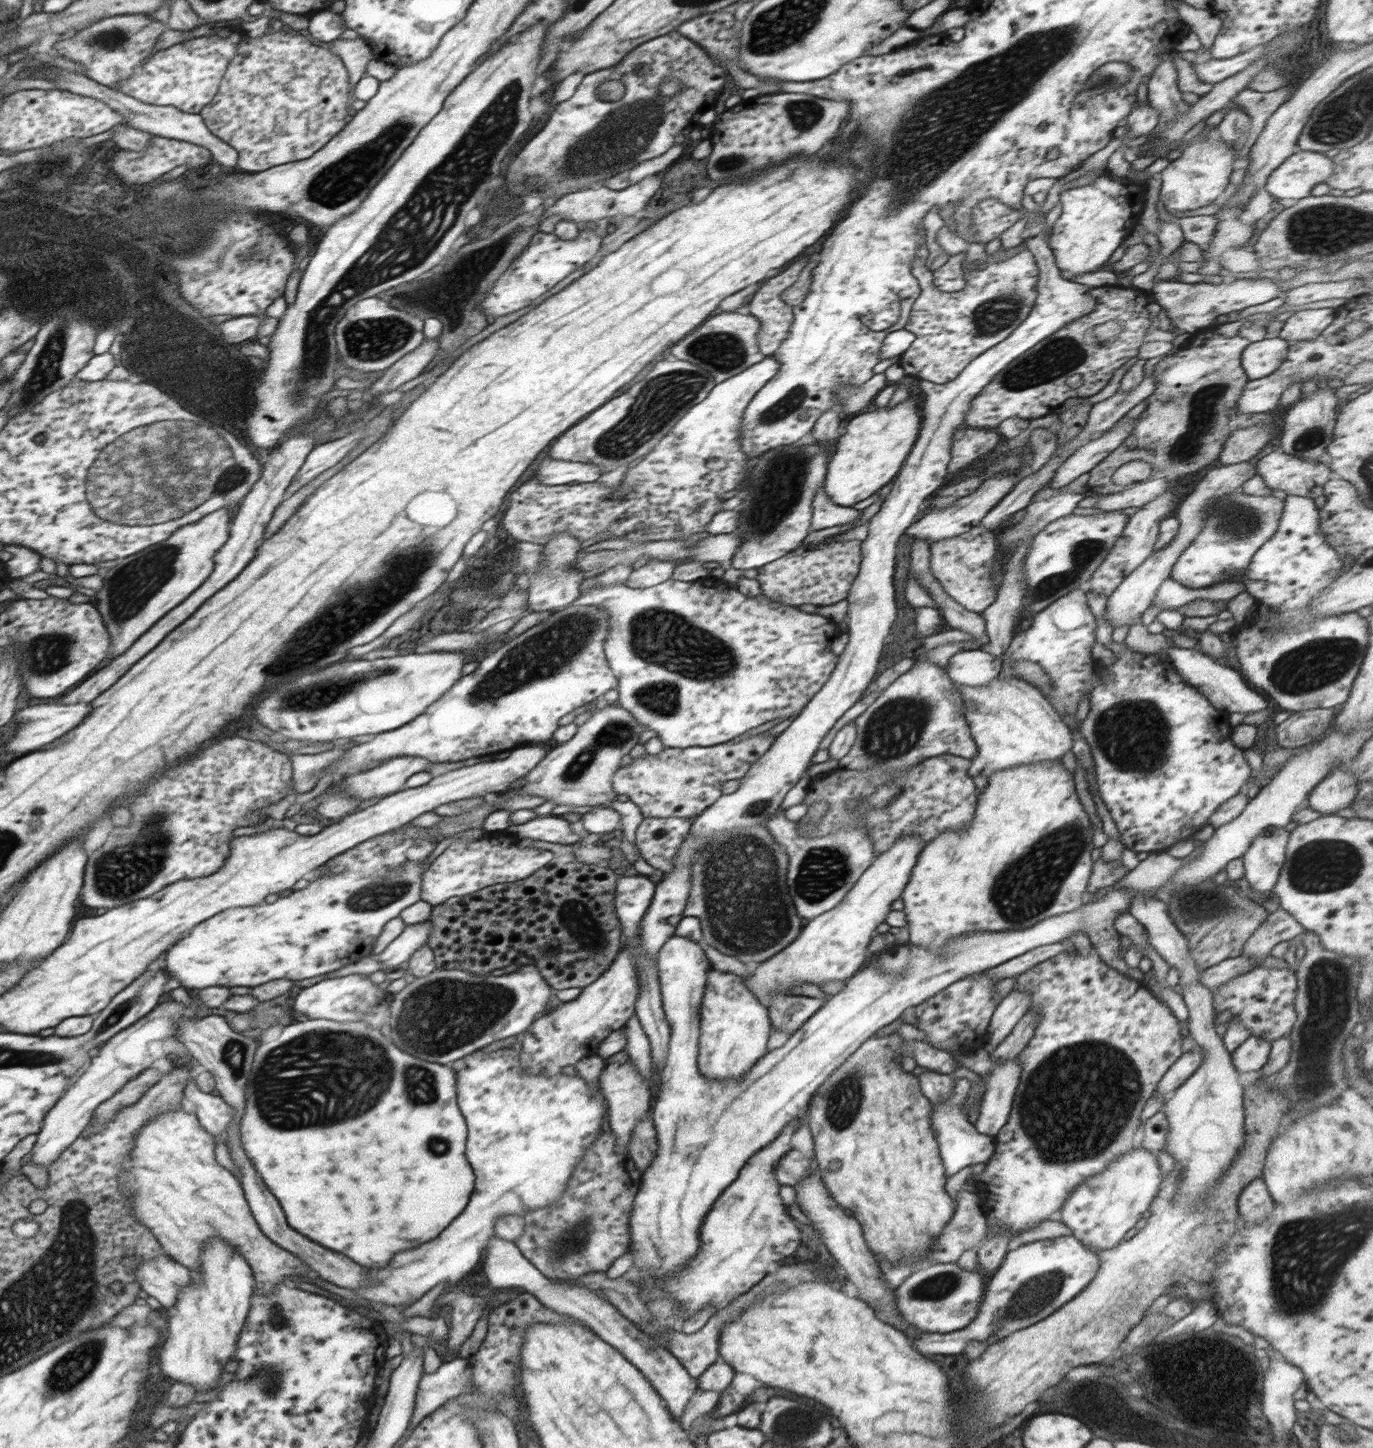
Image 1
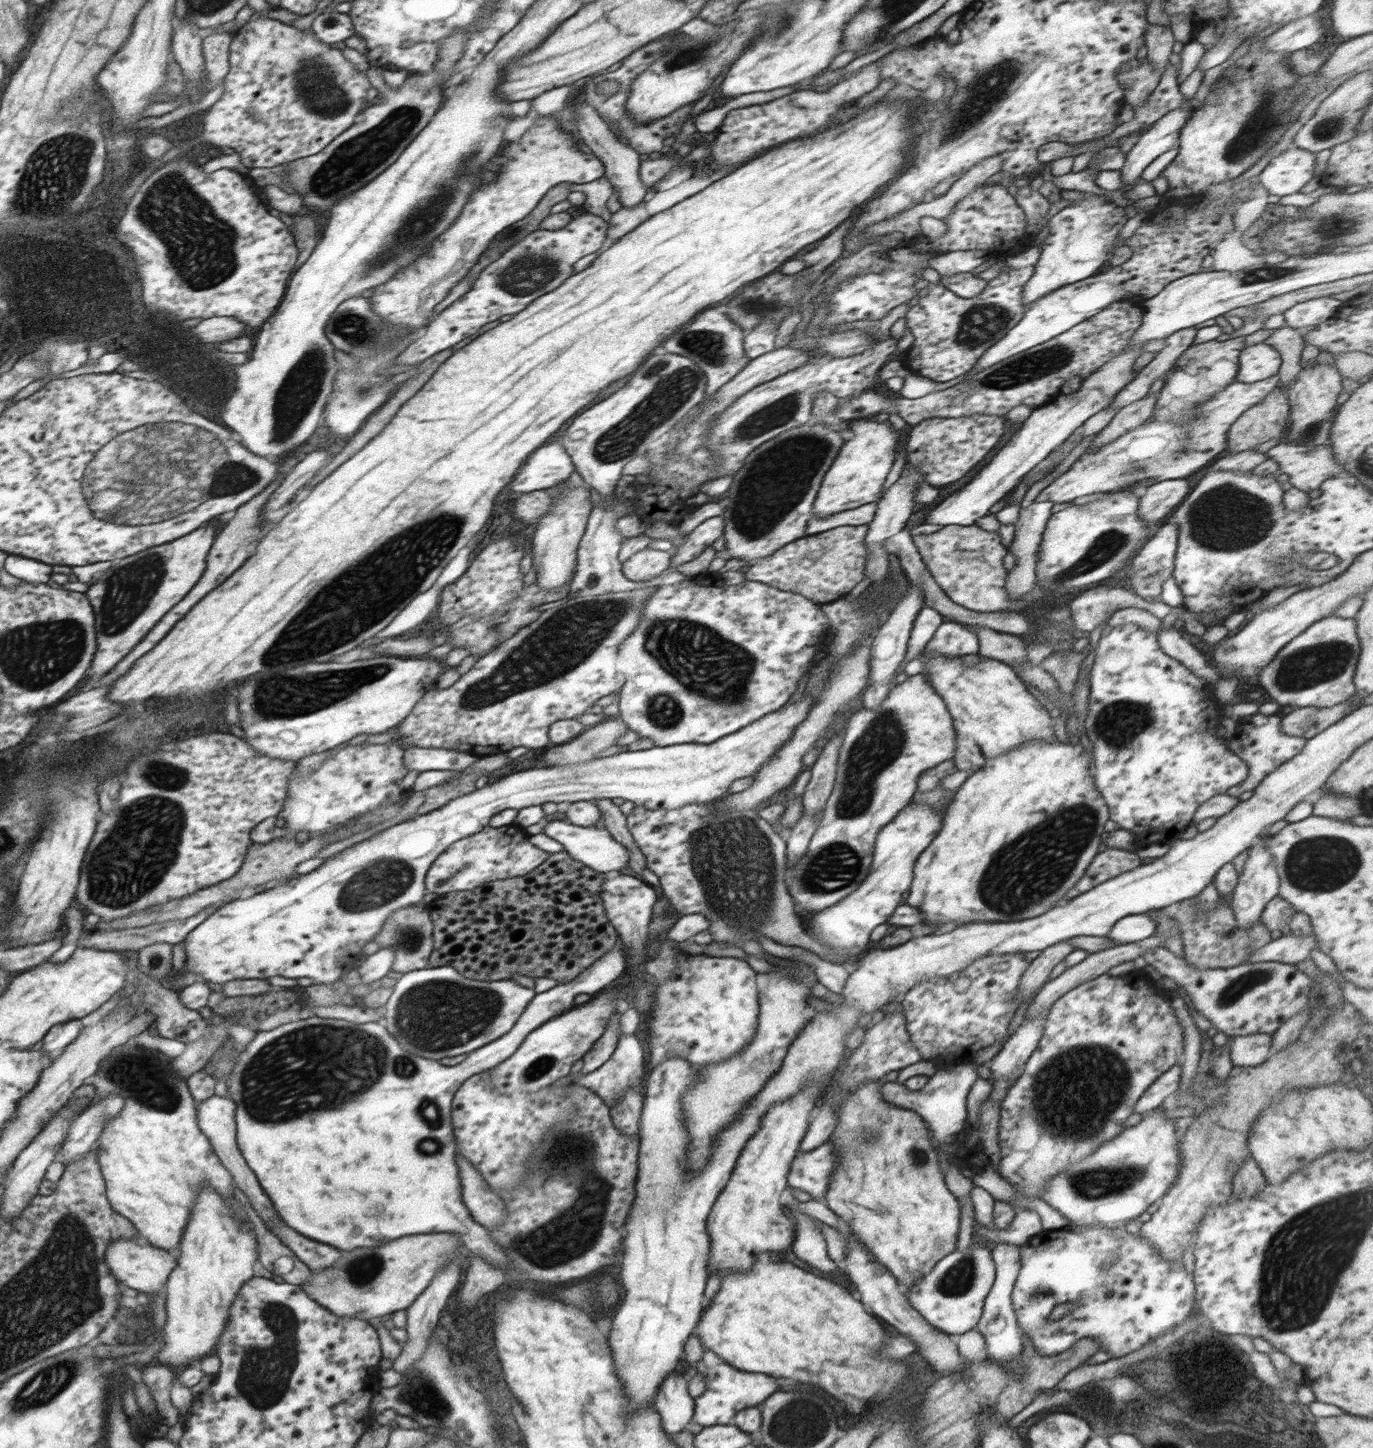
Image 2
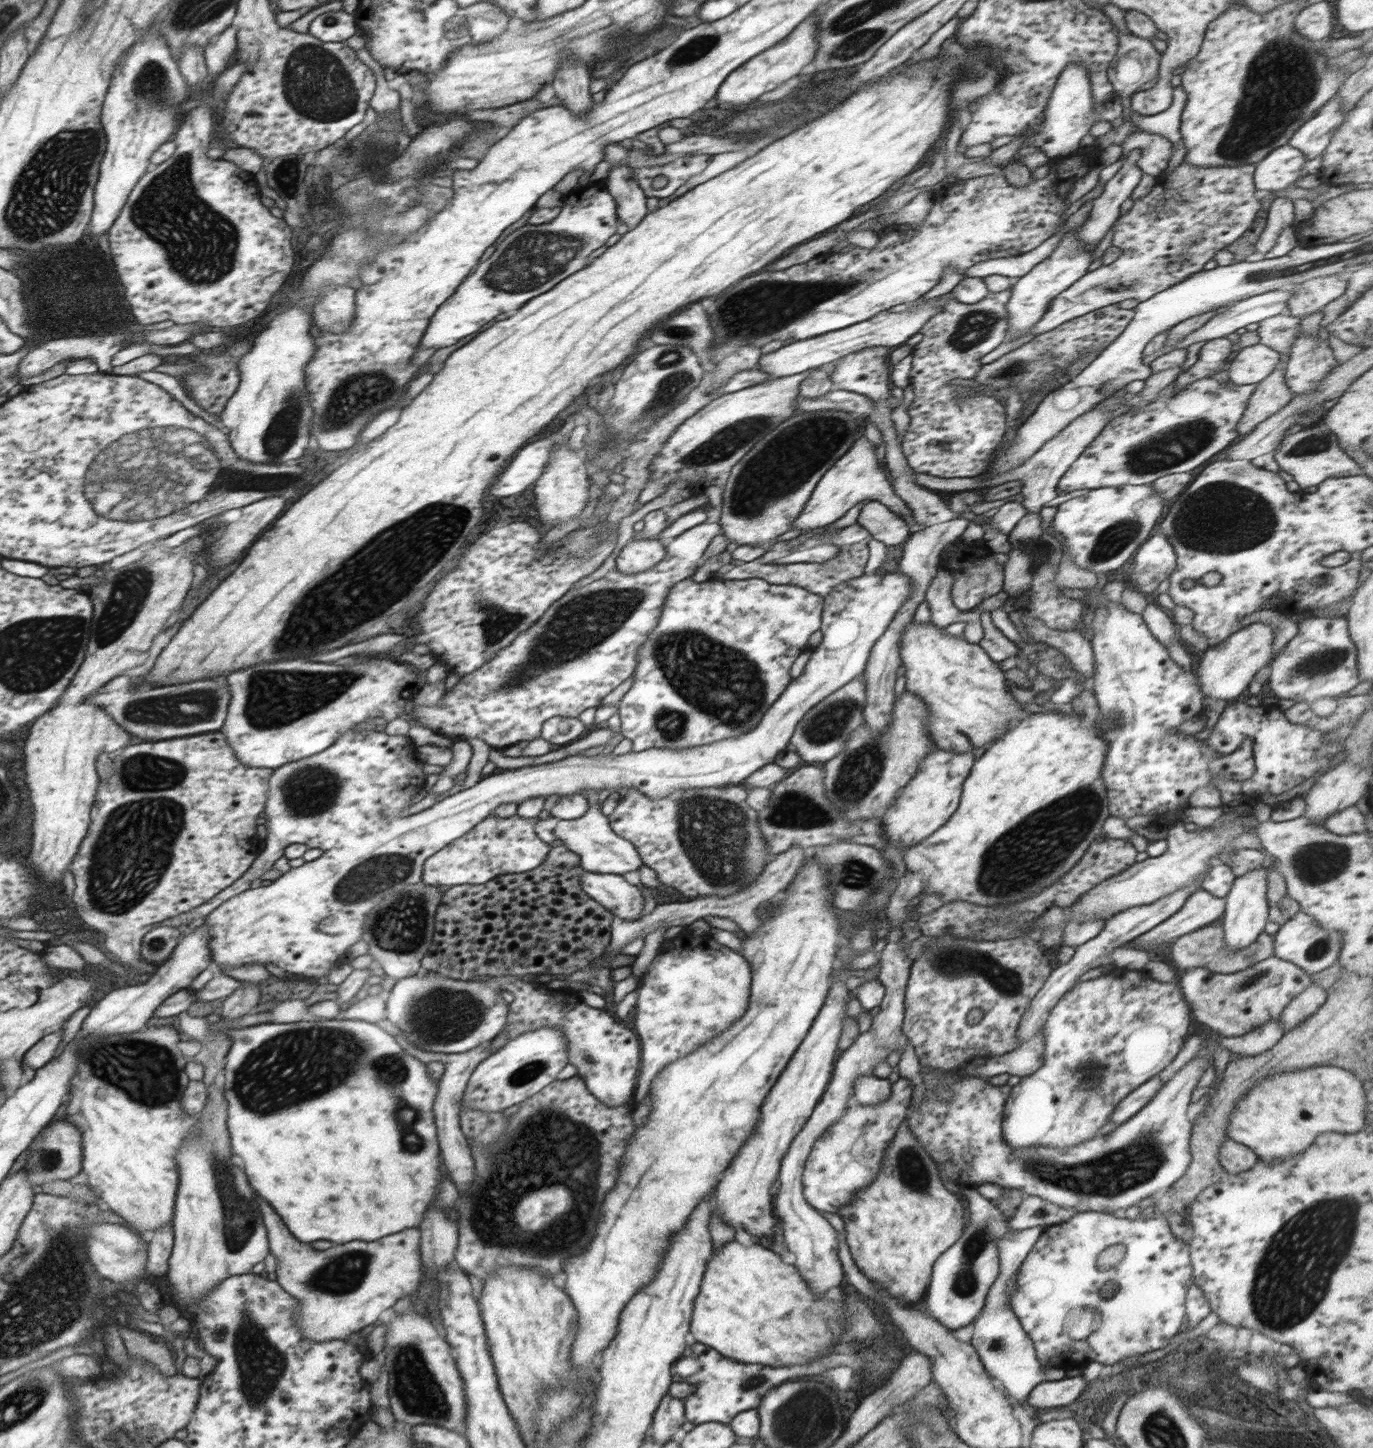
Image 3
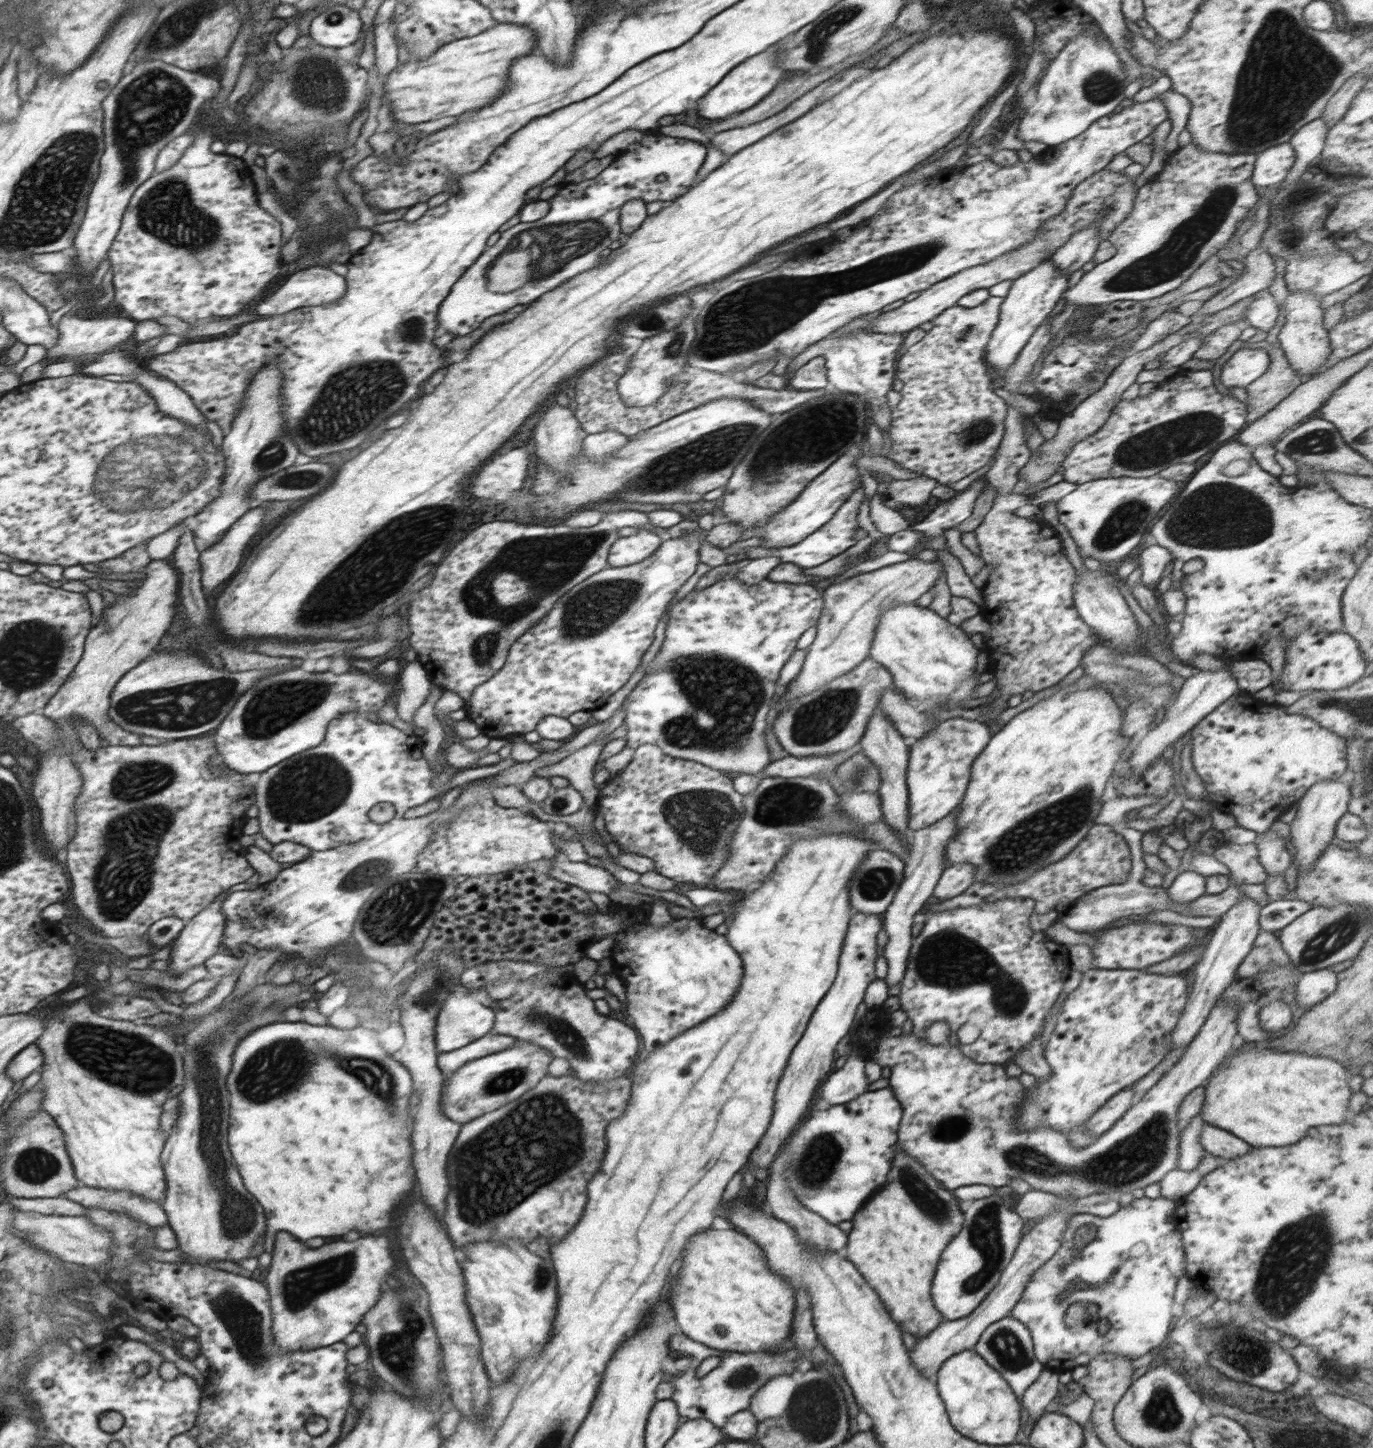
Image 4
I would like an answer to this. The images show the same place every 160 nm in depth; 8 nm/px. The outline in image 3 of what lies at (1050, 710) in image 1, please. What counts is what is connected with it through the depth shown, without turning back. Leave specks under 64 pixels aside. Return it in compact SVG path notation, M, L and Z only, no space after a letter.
M911 620L903 630L900 656L906 668L905 690L917 694L927 704L930 713L926 732L936 748L958 753L968 753L970 747L988 749L1010 729L1010 722L1021 721L1031 713L1014 699L1011 686L1006 684L1005 672L979 644L968 643L963 636L946 635L943 629L933 623L918 624Z

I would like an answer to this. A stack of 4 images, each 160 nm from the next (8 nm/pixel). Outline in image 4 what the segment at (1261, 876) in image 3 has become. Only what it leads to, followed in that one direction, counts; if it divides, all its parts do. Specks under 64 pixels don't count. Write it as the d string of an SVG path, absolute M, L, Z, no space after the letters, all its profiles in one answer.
M1242 897L1228 912L1225 912L1218 921L1218 926L1212 932L1204 954L1197 962L1194 970L1194 984L1190 986L1189 997L1185 1009L1180 1015L1180 1021L1176 1025L1171 1036L1173 1049L1178 1047L1186 1048L1192 1039L1198 1034L1200 1027L1210 1015L1211 1010L1216 1006L1225 988L1235 979L1237 968L1243 962L1246 955L1252 950L1256 937L1261 932L1259 925L1260 911L1262 907L1250 897Z

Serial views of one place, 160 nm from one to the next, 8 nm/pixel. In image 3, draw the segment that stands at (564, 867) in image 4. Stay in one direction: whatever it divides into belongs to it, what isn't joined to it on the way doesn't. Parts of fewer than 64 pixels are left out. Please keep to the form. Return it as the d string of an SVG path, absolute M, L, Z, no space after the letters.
M585 871L580 880L583 891L618 918L635 921L642 914L644 893L622 875Z

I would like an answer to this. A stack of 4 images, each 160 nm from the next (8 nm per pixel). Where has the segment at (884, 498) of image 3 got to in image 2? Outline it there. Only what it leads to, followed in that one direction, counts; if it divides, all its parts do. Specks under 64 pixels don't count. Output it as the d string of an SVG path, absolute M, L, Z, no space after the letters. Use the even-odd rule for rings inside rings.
M869 417L853 420L849 427L854 436L844 441L837 457L823 476L813 504L814 517L830 516L863 504L878 502L884 494L882 486L896 460L900 431L892 428L888 420L878 422L876 418ZM949 524L938 532L912 537L924 564L931 572L940 588L960 606L975 612L994 612L1002 609L1020 610L1027 608L1029 602L1011 602L1007 600L1004 588L1008 571L1002 559L1009 549L1001 544L998 532L972 526Z

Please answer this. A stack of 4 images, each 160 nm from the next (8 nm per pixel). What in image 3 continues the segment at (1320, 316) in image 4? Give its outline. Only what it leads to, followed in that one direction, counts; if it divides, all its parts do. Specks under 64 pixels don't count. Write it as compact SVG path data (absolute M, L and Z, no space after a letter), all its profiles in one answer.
M1301 330L1297 337L1291 346L1289 359L1285 365L1285 381L1294 396L1310 395L1316 391L1316 386L1329 375L1329 372L1339 365L1339 362L1327 341L1319 339L1319 337L1310 337L1309 334L1304 335Z

